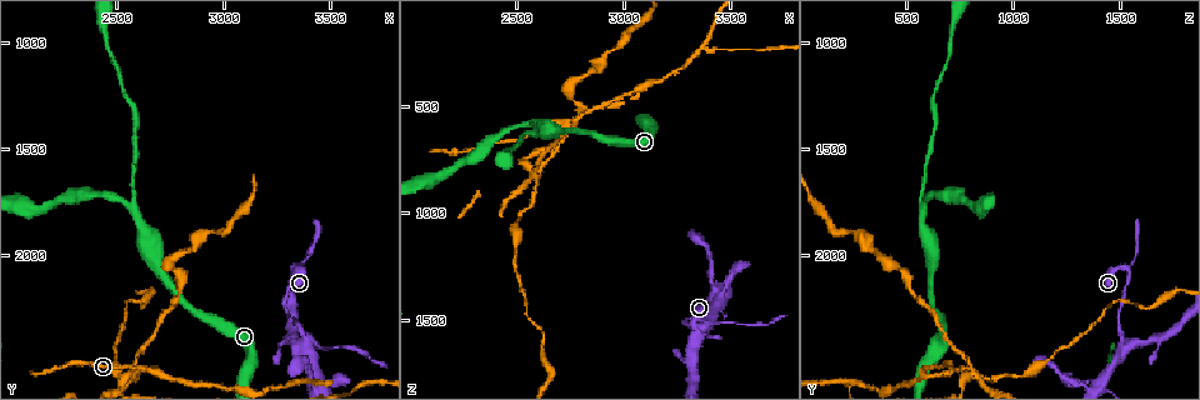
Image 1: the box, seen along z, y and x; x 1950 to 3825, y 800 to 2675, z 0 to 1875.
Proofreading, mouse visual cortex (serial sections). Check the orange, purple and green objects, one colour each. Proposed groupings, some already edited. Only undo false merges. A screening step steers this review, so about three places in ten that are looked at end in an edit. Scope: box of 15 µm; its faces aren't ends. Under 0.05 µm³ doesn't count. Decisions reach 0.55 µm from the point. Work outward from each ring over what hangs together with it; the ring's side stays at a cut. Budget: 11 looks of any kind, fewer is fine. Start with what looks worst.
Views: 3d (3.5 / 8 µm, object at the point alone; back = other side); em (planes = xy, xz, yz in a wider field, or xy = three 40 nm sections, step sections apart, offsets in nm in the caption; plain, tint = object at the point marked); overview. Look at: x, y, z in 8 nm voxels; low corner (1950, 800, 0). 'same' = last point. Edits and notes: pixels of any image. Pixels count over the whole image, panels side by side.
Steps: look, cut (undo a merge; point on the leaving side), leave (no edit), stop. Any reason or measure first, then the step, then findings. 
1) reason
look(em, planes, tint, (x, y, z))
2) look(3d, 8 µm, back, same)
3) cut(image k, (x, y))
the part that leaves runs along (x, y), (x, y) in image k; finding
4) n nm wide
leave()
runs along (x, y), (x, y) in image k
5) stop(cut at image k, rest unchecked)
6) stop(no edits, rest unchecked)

three arms meet
look(3d, 3.5 µm, (2700, 2570, 580))

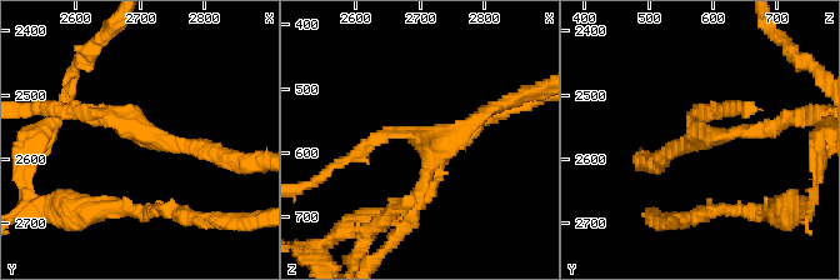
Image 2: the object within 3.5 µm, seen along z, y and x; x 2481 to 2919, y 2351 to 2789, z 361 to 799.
leave()
runs along (356, 154), (395, 131), (425, 141), (414, 218) in image 2; one cell here

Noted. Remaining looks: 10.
narrows sharply
look(3d, 3.5 µm, (2610, 2540, 810))

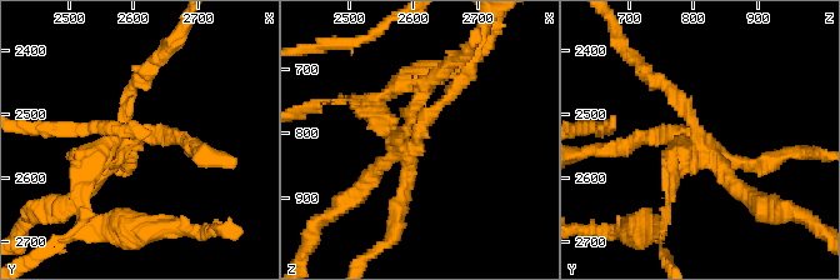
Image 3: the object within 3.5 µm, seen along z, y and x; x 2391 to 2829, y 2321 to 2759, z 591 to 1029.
need the tissue
look(em, xy, step 2, tint, (2600, 2545, 815))

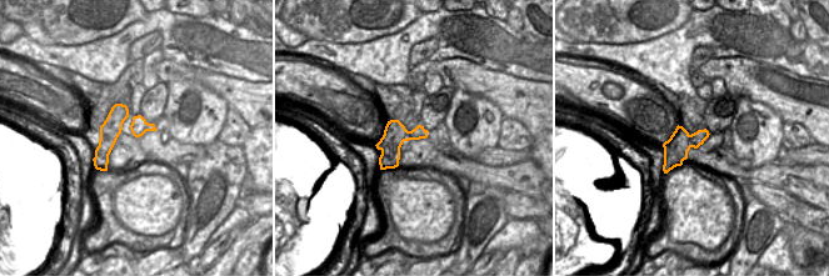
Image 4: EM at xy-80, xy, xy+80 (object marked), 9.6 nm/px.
cut it another way
look(em, xy, step 1, tint, same)

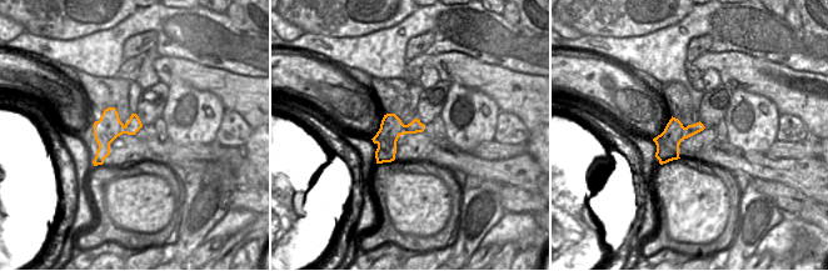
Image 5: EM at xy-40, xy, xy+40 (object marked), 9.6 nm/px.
240 nm wide
cut(image 3, (729, 181))
the part that leaves runs along (695, 123), (621, 41) in image 3; a second cell is stuck on

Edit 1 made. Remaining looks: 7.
sharp bend
look(3d, 3.5 µm, (3350, 2060, 1540))

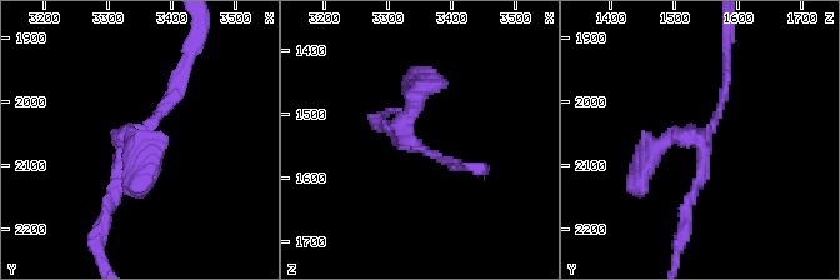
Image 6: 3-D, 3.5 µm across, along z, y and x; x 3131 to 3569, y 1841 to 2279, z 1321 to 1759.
look(em, xy, step 2, tint, (3340, 2050, 1545))

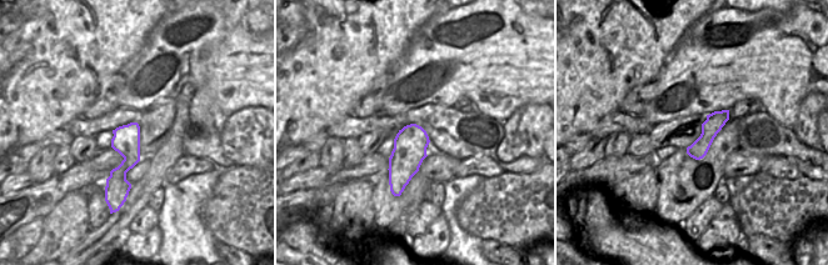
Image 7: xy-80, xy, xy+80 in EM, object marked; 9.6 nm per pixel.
leave()
runs along (726, 113), (693, 154) in image 7; all the same cell

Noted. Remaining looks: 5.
look(3d, 8 µm, (2580, 1780, 580))

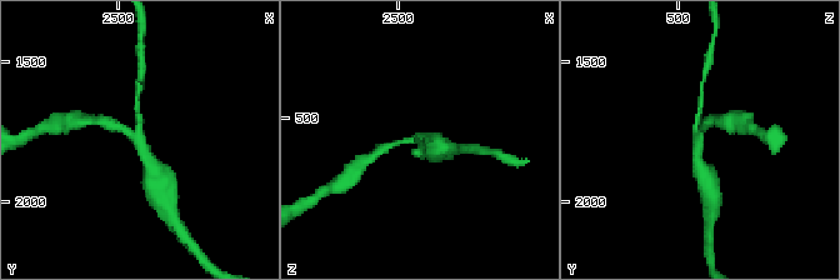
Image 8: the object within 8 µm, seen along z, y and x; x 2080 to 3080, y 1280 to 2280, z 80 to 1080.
closer look
look(3d, 3.5 µm, (2570, 1780, 570))

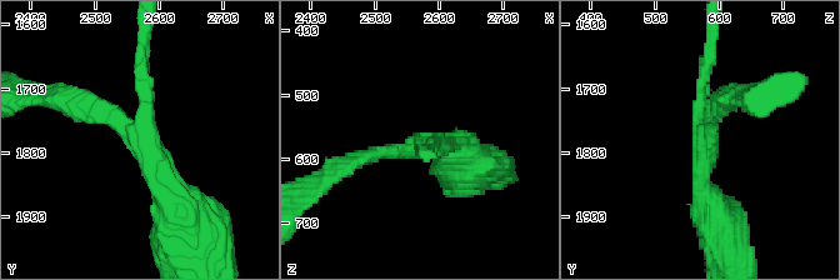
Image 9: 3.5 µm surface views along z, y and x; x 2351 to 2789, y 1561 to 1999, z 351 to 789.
3 arms
leave()
runs along (183, 213), (148, 144), (79, 105) in image 9; one cell here

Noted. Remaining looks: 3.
stop(cut at image 3, rest unchecked)

